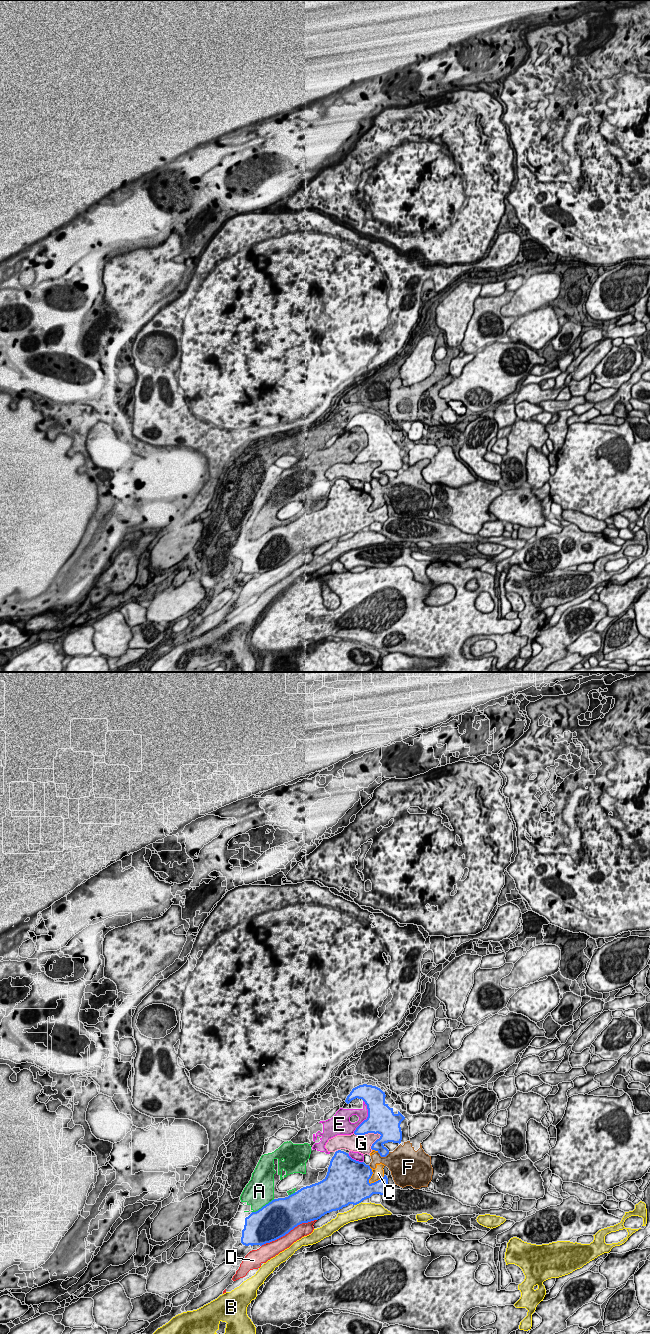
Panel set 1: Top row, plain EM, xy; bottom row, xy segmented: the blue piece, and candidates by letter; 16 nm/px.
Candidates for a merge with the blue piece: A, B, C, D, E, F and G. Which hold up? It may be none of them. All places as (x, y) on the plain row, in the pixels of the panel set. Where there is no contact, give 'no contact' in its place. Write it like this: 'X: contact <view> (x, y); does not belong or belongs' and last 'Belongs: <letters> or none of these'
A: contact xy (263, 534); does not belong
B: contact xy (358, 531); does not belong
C: contact xy (368, 510); does not belong
D: contact xy (288, 560); does not belong
E: contact xy (368, 444); does not belong
F: contact xy (383, 484); does not belong
G: contact xy (367, 461); does not belong
Belongs: none of these

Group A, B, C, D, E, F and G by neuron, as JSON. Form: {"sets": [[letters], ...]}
{"sets": [["A", "E"], ["B"], ["C", "F", "G"], ["D"]]}

